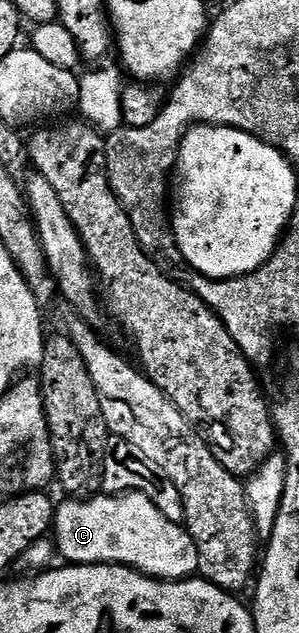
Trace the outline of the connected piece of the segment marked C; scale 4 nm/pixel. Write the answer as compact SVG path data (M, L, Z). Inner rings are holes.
M96 495L91 499L72 497L55 508L54 542L57 554L71 565L127 565L159 581L184 581L198 573L198 548L185 526L172 523L147 496Z

